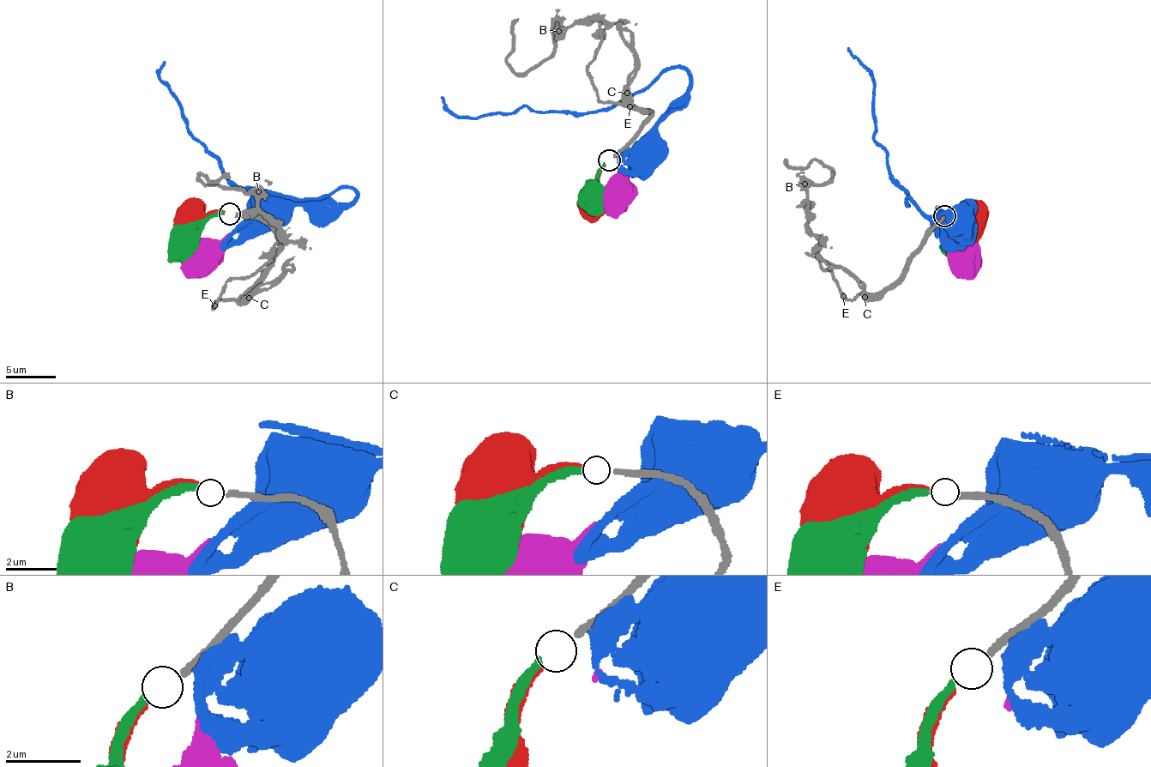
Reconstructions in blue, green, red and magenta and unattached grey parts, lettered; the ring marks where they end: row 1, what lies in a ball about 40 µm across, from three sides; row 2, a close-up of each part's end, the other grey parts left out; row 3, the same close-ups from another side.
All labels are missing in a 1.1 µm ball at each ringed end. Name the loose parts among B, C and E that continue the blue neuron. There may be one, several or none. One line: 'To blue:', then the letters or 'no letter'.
To blue: no letter

